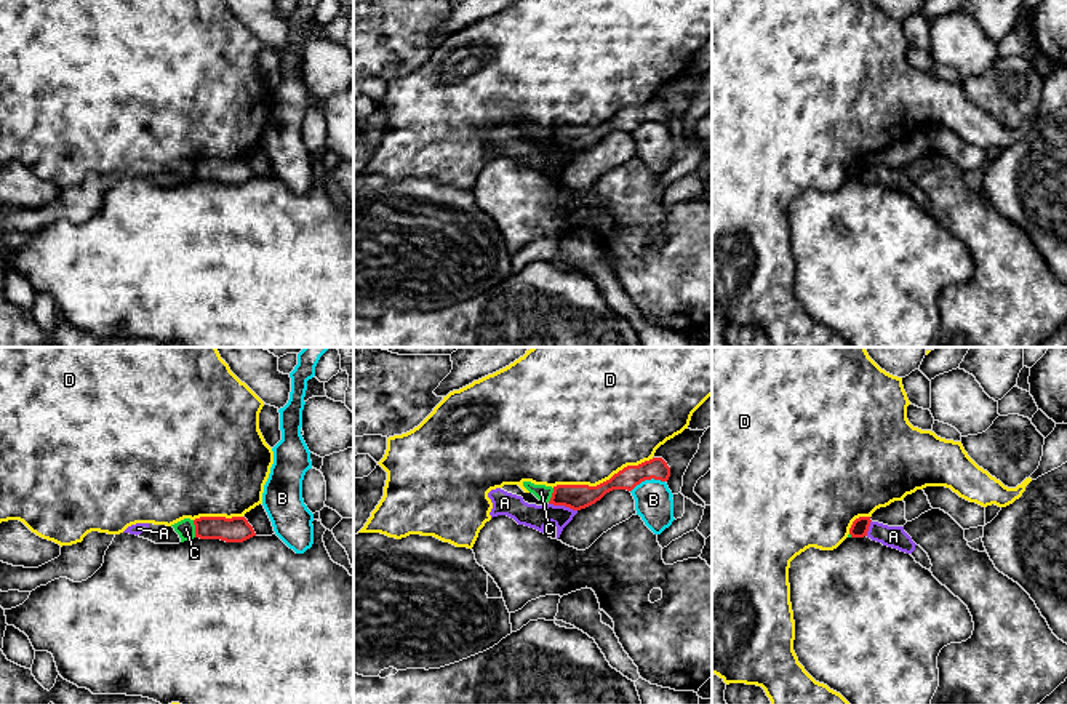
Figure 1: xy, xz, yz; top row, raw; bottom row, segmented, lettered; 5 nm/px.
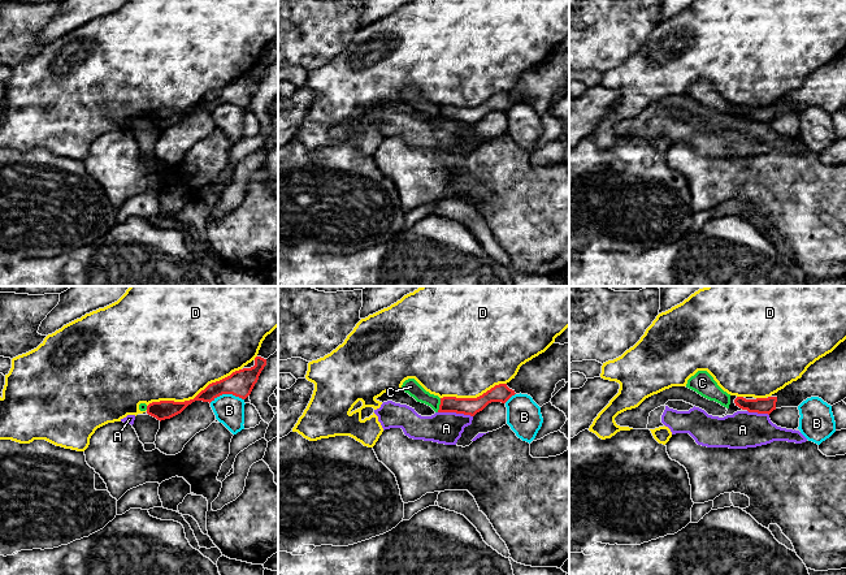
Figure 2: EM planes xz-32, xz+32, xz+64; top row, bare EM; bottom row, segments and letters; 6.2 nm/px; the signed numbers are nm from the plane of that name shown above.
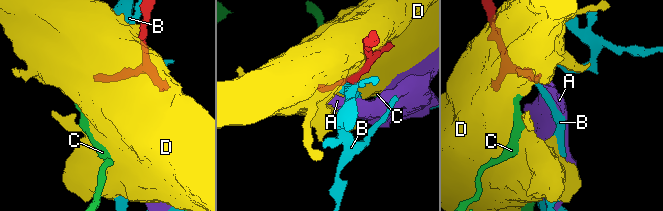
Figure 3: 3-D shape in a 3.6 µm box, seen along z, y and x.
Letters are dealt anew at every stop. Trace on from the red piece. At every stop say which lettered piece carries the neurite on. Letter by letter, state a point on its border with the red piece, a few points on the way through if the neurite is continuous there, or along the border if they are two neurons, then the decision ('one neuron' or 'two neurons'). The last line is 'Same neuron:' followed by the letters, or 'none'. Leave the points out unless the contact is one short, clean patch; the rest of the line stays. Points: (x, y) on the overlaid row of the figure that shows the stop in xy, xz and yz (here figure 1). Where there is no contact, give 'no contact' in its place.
A: xz (563, 504) | along xz (549, 503), (576, 511) | two neurons
B: xz (647, 479) | along xz (664, 480), (645, 479), (631, 492) | two neurons
C: xy (195, 528) | along xy (192, 520), (195, 536) | two neurons
D: xz (603, 482) | two neurons
Same neuron: none

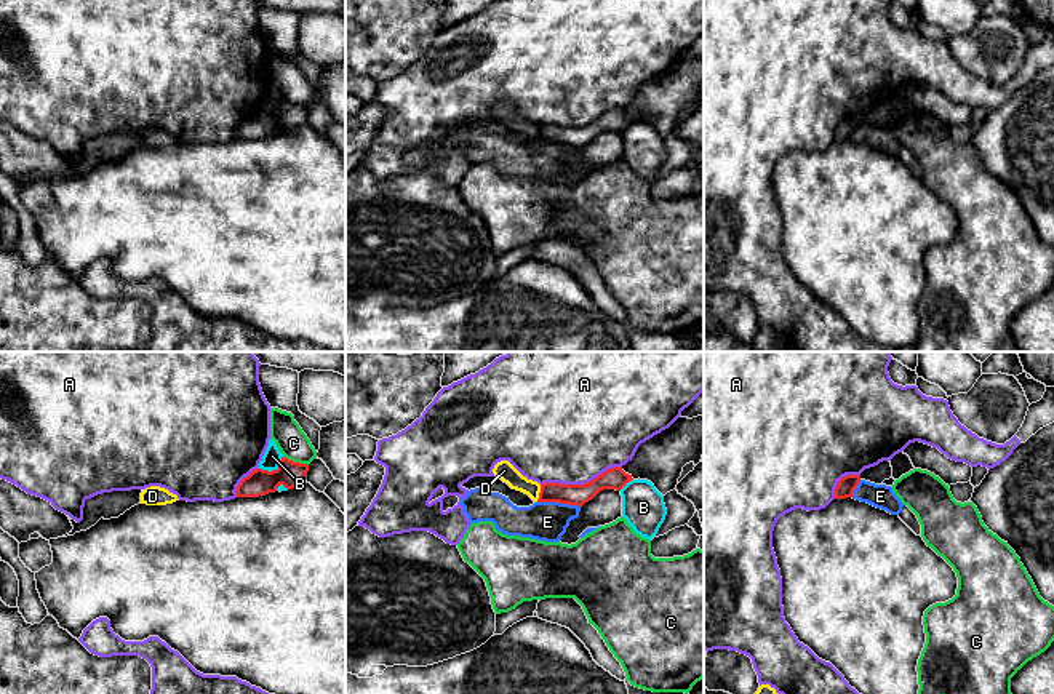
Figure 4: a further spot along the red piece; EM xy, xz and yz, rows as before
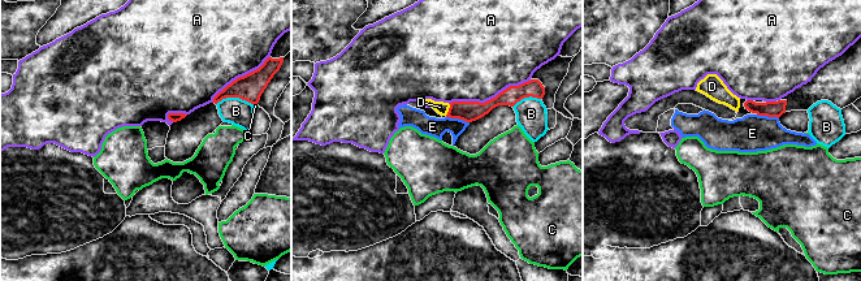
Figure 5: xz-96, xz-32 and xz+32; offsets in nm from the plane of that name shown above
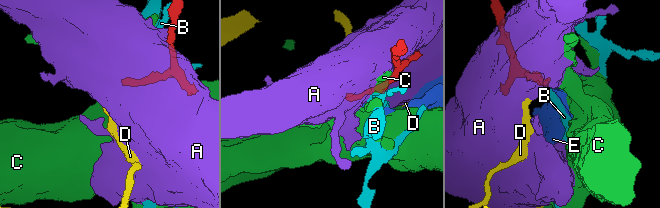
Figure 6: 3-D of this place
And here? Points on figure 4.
A: xz (581, 485) | two neurons
B: xy (272, 470) | along xy (282, 456), (275, 469), (258, 469) | two neurons
C: xy (296, 462) | along xy (283, 456), (307, 466) | two neurons
D: xz (539, 493) | along xz (541, 485), (536, 501) | two neurons
E: xz (558, 501) | along xz (538, 501), (558, 501), (579, 507) | two neurons
Same neuron: none

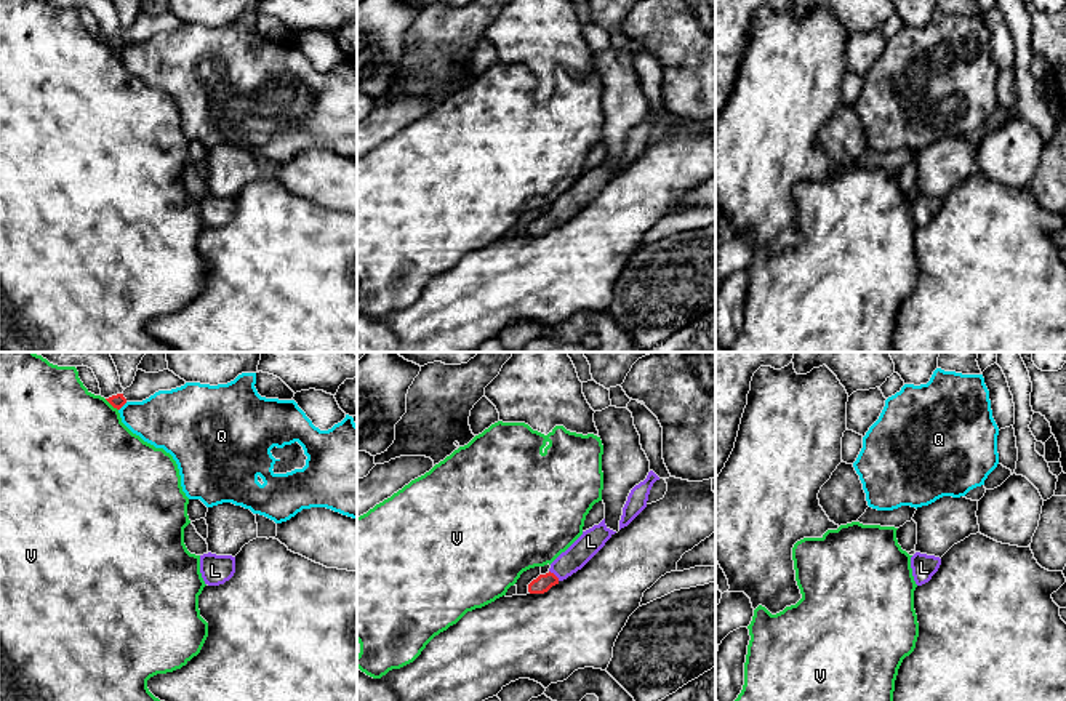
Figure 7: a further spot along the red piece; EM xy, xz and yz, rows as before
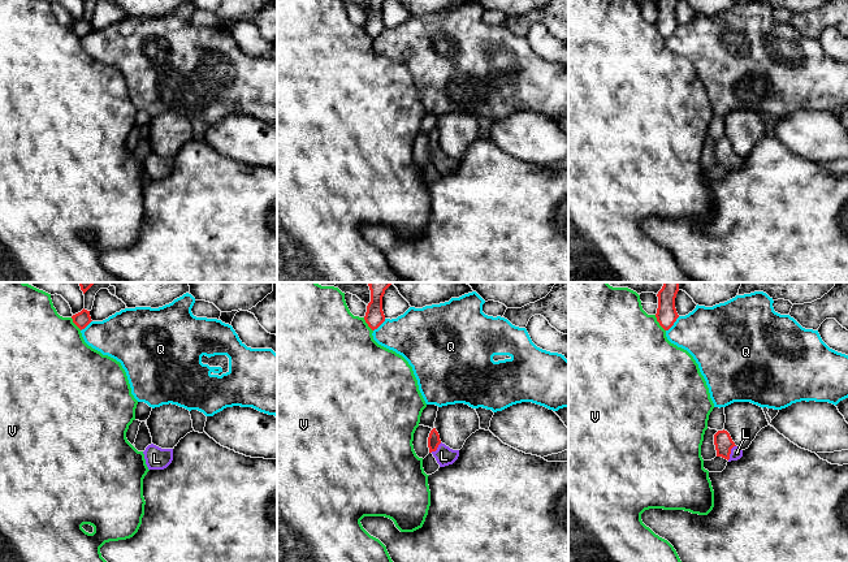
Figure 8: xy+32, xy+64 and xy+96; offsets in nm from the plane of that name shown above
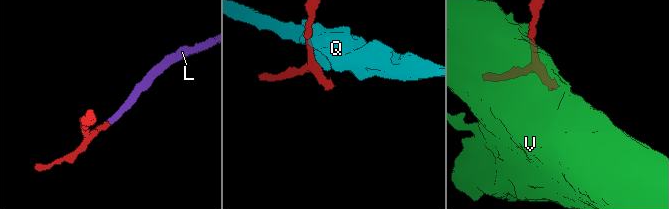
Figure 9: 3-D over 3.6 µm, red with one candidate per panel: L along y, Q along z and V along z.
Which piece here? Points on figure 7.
L: xz (554, 575) | across xz (543, 583), (554, 575), (591, 541) | one neuron
Q: xy (122, 405) | two neurons
V: xy (111, 404) | two neurons
Same neuron: L

